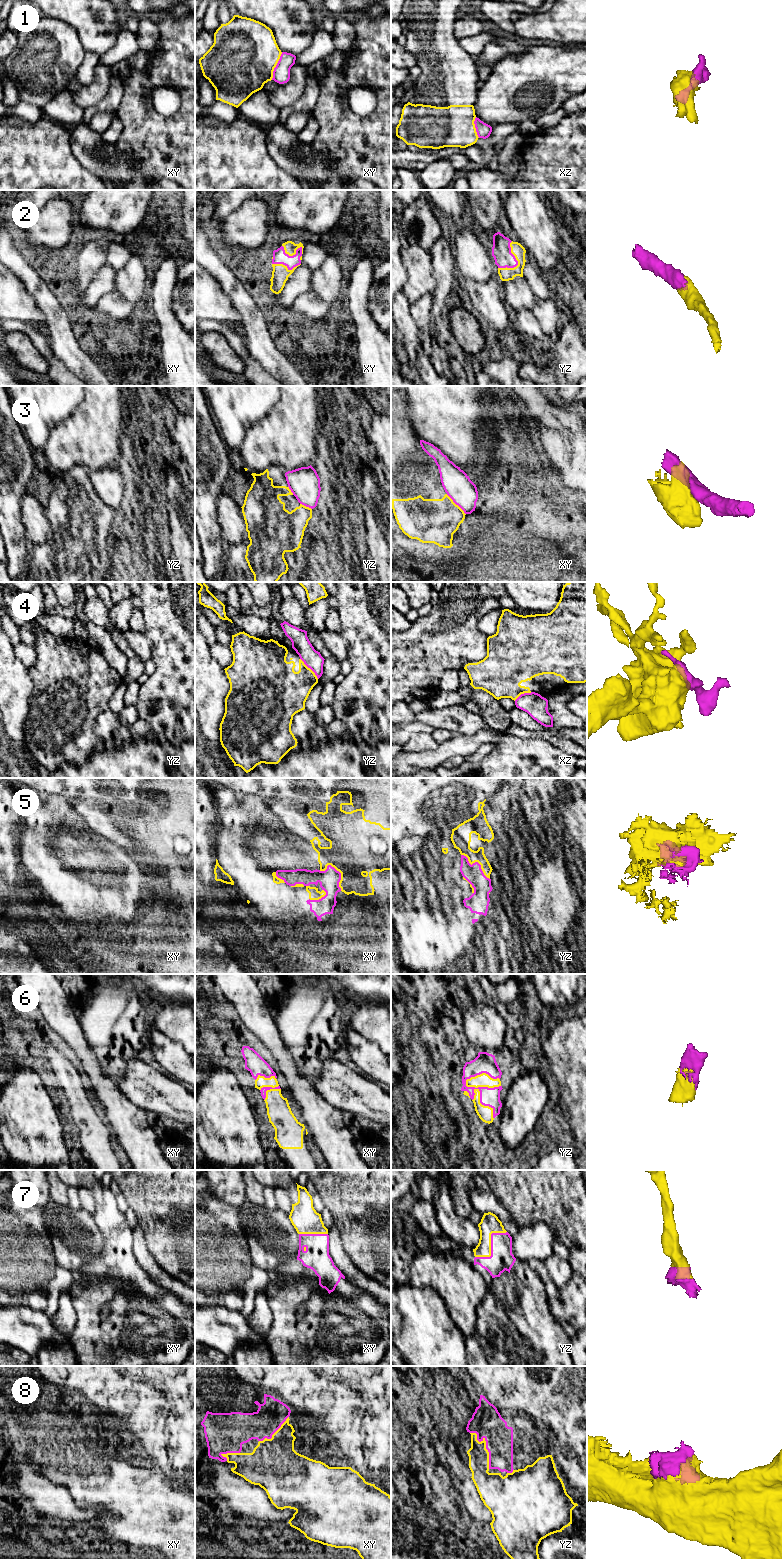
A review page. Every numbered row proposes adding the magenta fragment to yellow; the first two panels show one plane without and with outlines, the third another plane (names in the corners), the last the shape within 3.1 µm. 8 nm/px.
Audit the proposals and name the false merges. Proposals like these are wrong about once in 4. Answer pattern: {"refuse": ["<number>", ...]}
{"refuse": ["1", "3"]}

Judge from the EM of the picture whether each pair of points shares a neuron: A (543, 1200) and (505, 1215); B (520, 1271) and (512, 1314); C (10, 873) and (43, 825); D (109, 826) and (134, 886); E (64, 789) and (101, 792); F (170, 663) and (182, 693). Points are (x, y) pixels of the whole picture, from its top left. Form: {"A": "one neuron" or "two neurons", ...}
{"A": "two neurons", "B": "one neuron", "C": "two neurons", "D": "two neurons", "E": "one neuron", "F": "one neuron"}

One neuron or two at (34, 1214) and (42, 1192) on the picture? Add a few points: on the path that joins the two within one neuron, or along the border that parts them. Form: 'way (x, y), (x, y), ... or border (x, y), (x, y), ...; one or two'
border (42, 1206), (44, 1207); two

